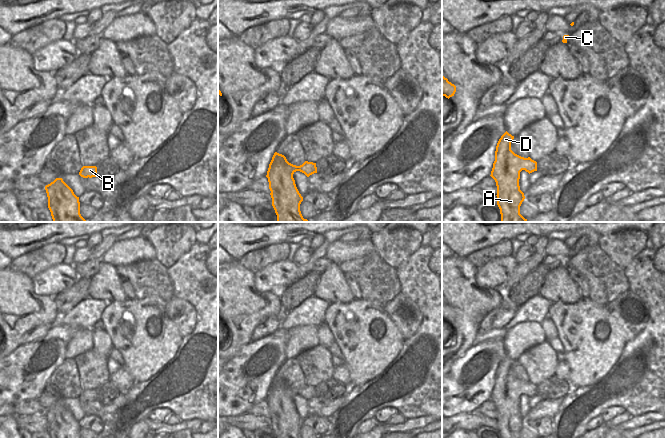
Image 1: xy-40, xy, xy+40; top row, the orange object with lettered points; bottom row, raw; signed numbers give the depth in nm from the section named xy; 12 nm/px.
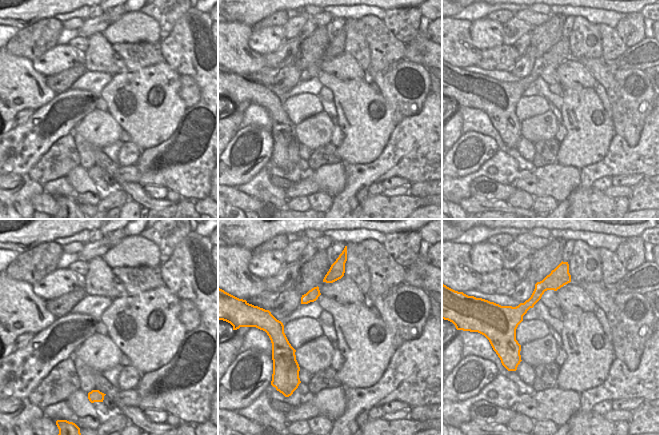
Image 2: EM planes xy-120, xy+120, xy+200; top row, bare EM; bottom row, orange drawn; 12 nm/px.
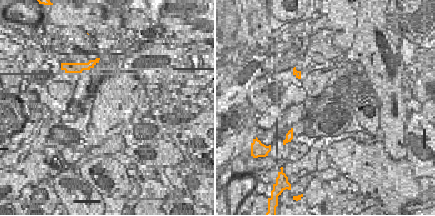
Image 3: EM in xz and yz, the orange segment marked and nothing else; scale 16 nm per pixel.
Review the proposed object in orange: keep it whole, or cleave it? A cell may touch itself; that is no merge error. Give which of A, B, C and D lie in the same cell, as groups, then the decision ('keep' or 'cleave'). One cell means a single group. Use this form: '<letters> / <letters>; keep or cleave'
A B C D; keep

